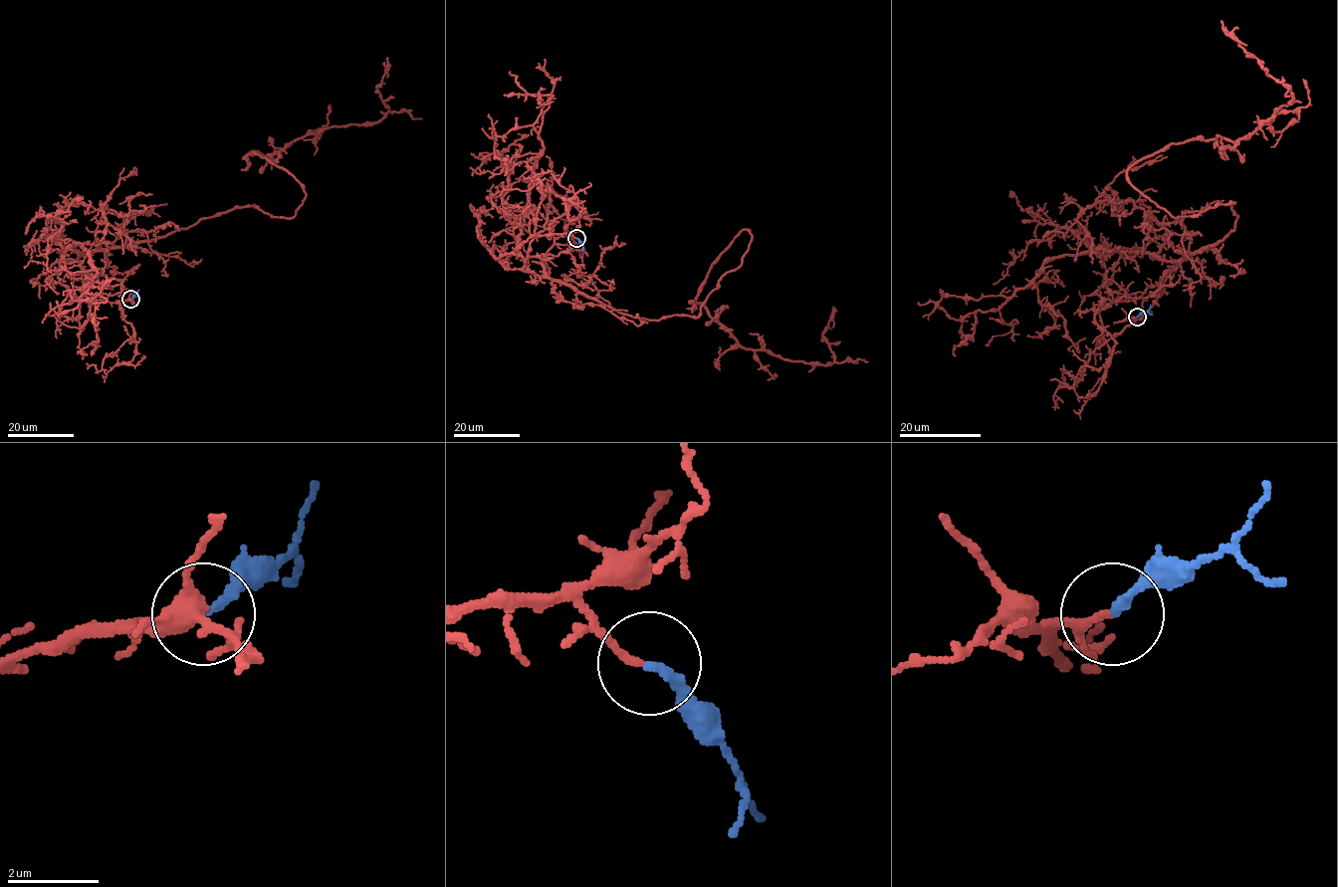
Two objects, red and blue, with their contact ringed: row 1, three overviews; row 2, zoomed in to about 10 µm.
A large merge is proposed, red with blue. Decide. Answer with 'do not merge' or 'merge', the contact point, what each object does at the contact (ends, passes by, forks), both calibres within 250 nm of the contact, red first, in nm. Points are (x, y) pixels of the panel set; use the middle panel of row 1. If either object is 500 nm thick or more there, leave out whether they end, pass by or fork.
merge; at (576, 238); red ends there; blue ends there; 150 nm thick on the red side, 200 nm on the other

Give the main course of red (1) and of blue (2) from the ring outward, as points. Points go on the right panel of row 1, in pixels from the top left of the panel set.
1: (1137, 317), (1237, 216), (1233, 203), (1174, 217), (1127, 170), (1168, 144), (1245, 138), (1292, 102), (1222, 20)
2: (1137, 317), (1151, 306)

